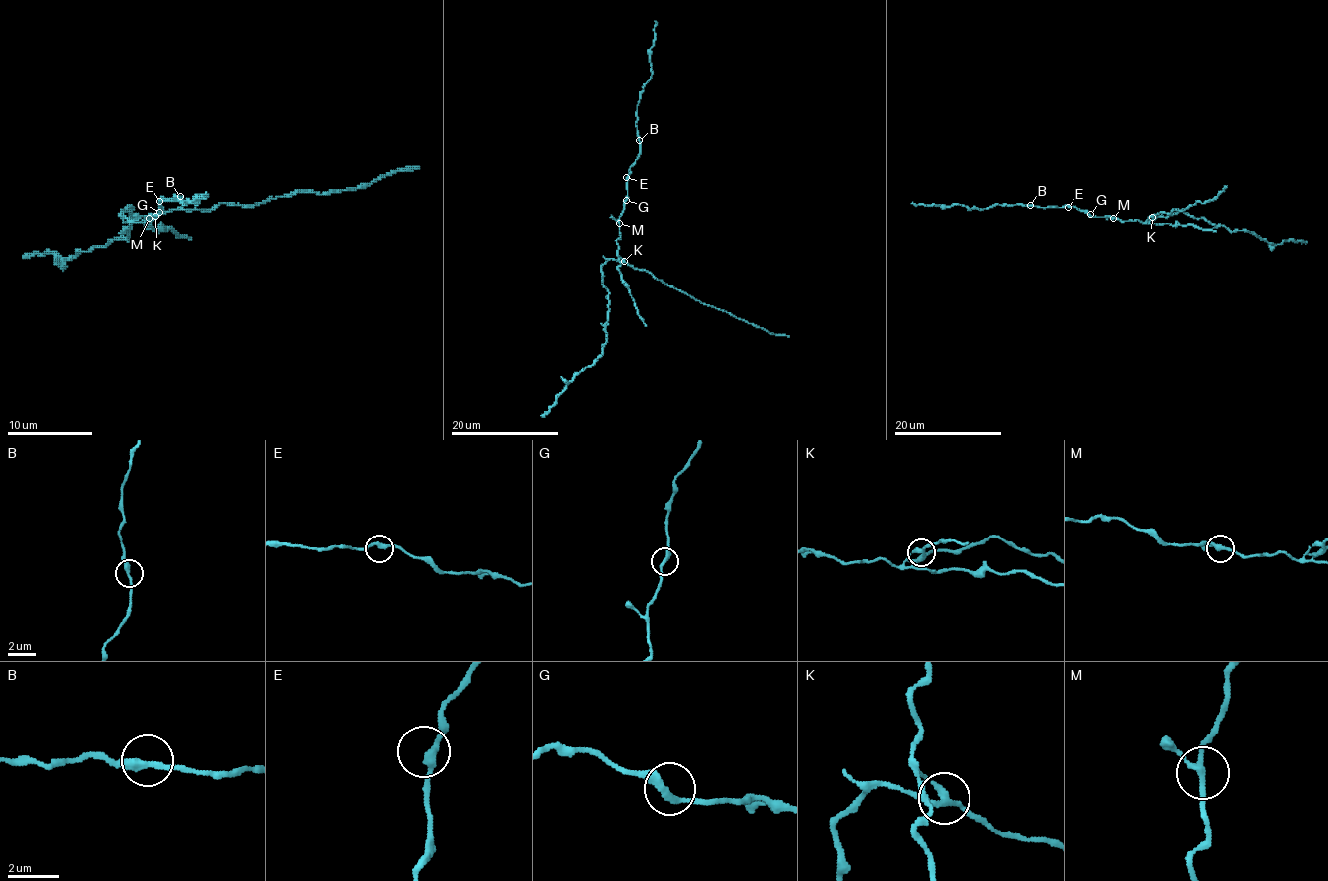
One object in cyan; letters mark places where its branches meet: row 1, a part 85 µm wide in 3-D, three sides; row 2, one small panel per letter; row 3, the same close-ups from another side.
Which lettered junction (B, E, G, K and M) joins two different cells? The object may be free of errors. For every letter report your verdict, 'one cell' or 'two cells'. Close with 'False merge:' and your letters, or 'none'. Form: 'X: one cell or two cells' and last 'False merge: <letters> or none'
B: one cell
E: one cell
G: one cell
K: two cells
M: one cell
False merge: K

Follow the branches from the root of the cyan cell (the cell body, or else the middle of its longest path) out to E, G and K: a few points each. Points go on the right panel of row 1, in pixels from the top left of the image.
E: (1128, 221), (1091, 217), (1072, 206), (1068, 207)
G: (1128, 221), (1090, 214)
K: (1128, 221), (1144, 222), (1152, 217)

